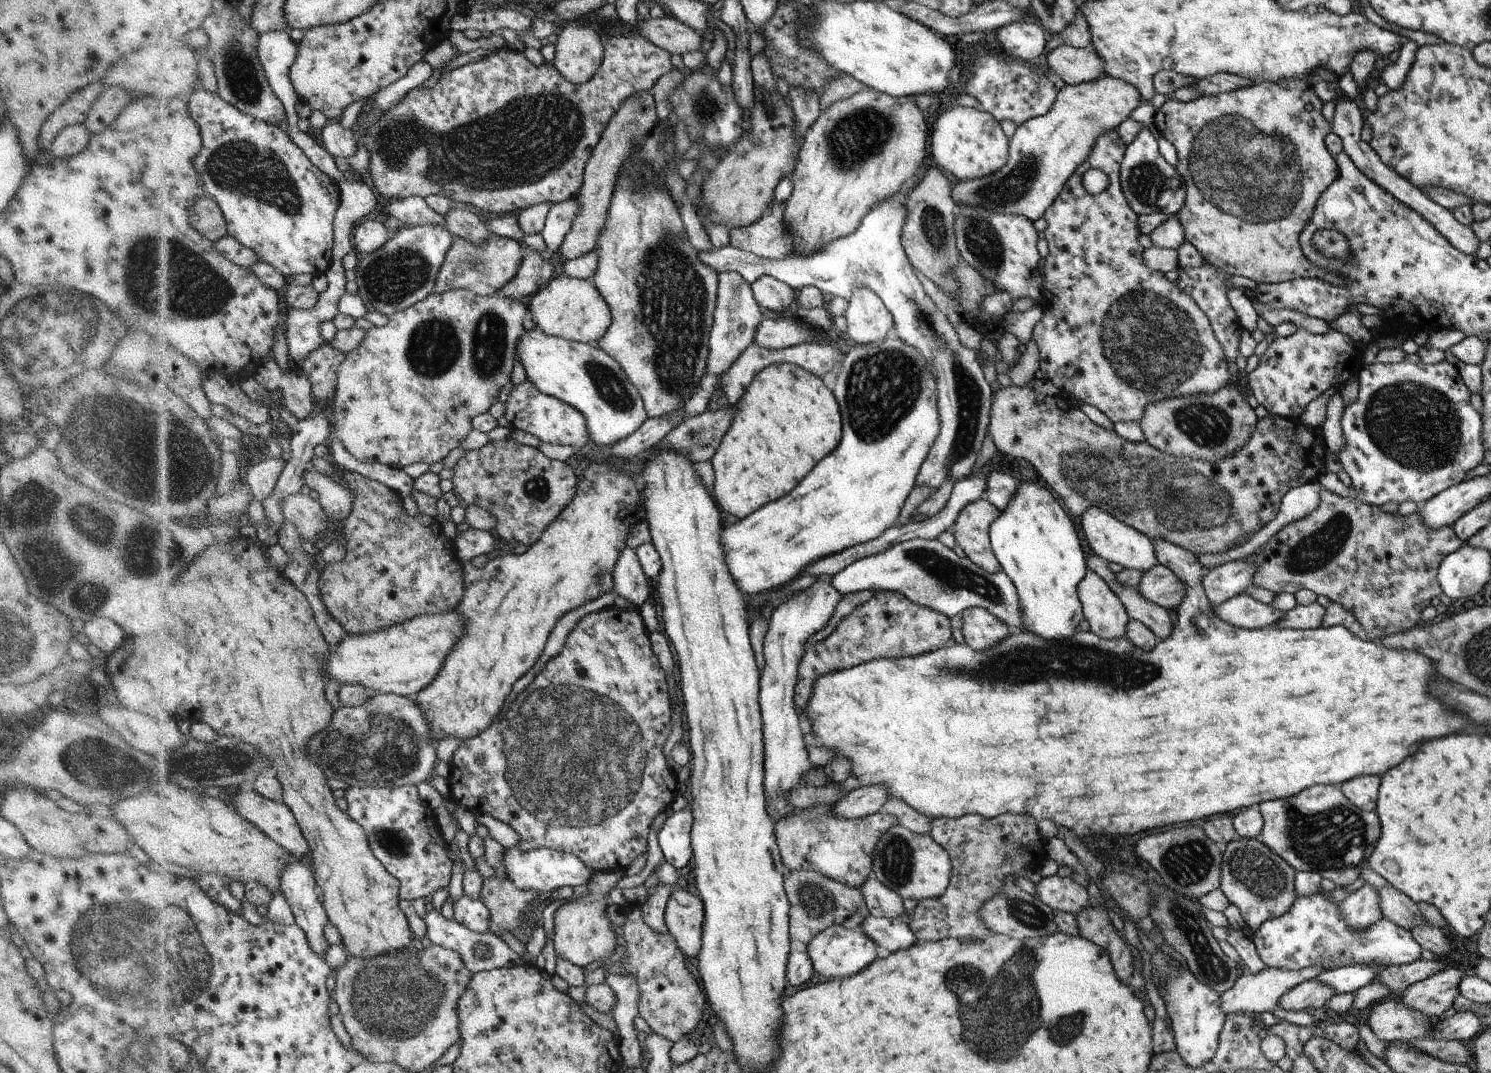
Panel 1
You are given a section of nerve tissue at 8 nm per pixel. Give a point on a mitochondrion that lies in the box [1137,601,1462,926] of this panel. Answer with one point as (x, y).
(1331, 839)

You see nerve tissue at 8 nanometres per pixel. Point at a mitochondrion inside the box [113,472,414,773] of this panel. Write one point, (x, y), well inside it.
(367, 612)

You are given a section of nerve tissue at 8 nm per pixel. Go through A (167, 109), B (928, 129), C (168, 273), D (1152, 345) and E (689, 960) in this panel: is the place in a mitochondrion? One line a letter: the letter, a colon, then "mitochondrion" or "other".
A: other
B: other
C: mitochondrion
D: mitochondrion
E: other

